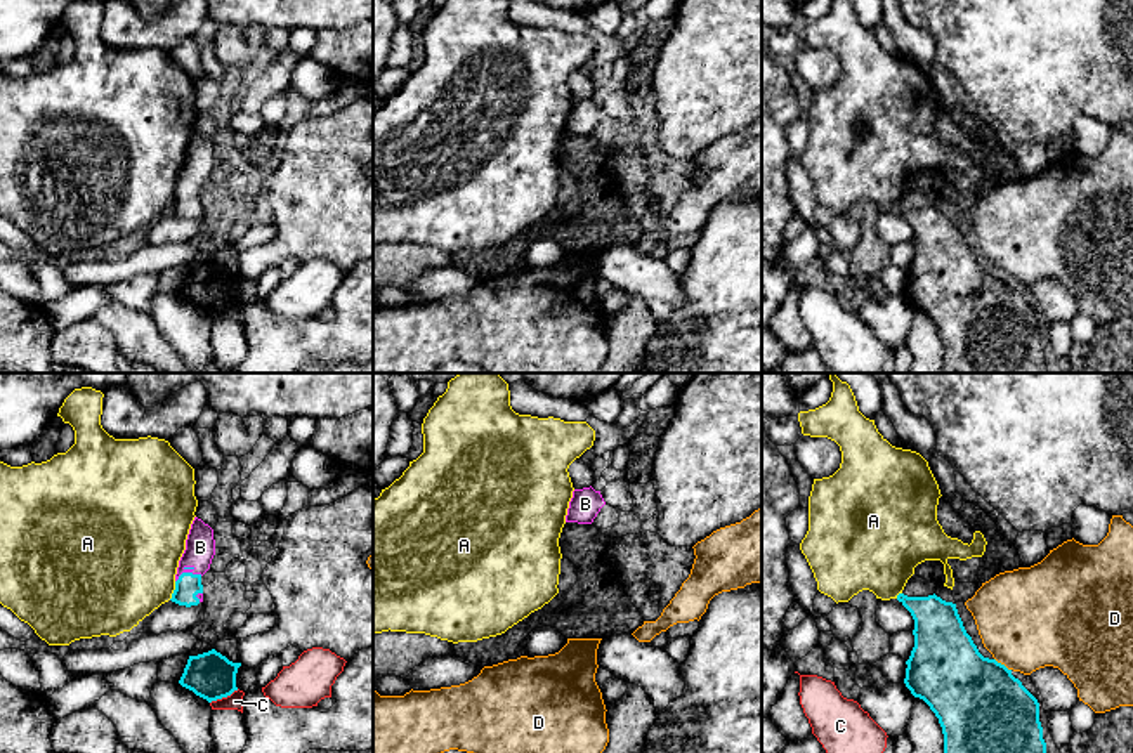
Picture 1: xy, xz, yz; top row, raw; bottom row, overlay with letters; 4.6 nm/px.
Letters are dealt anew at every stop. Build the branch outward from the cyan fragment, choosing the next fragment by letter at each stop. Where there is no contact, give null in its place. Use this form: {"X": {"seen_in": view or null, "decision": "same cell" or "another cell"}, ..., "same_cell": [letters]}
{"A": {"seen_in": "xy", "decision": "another cell"}, "B": {"seen_in": "xy", "decision": "same cell"}, "C": {"seen_in": "xy", "decision": "another cell"}, "D": {"seen_in": "yz", "decision": "another cell"}, "same_cell": ["B"]}

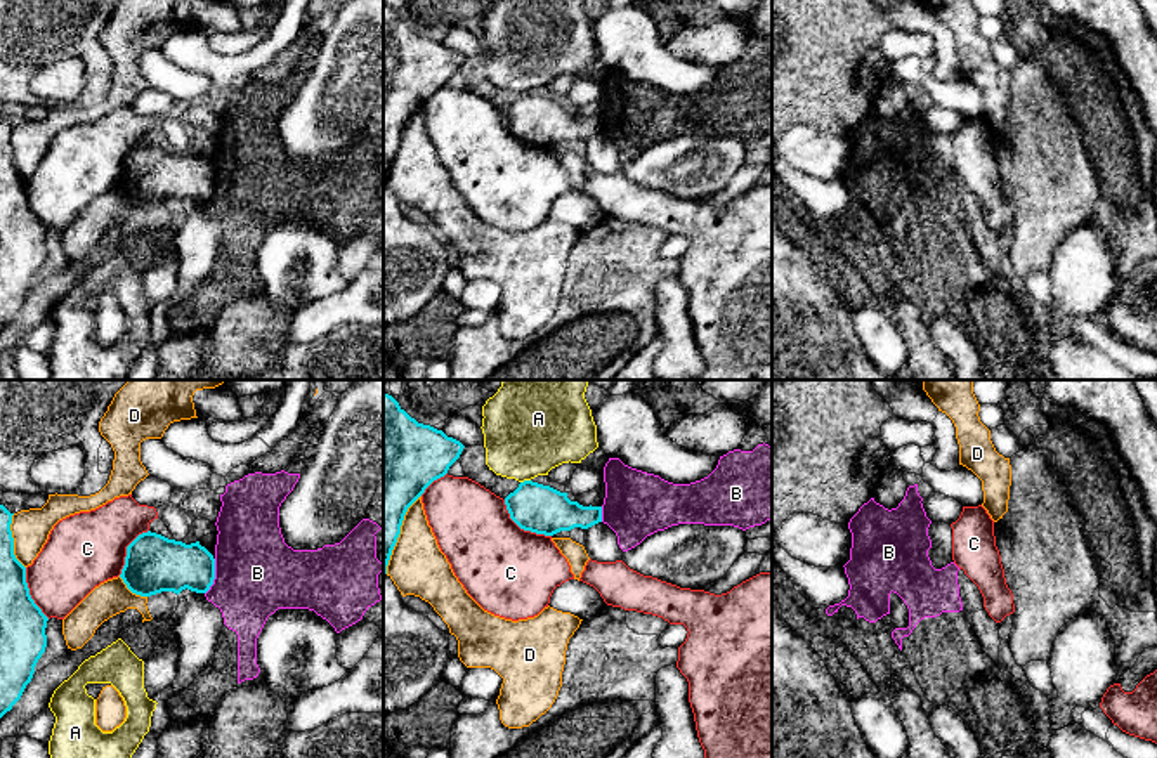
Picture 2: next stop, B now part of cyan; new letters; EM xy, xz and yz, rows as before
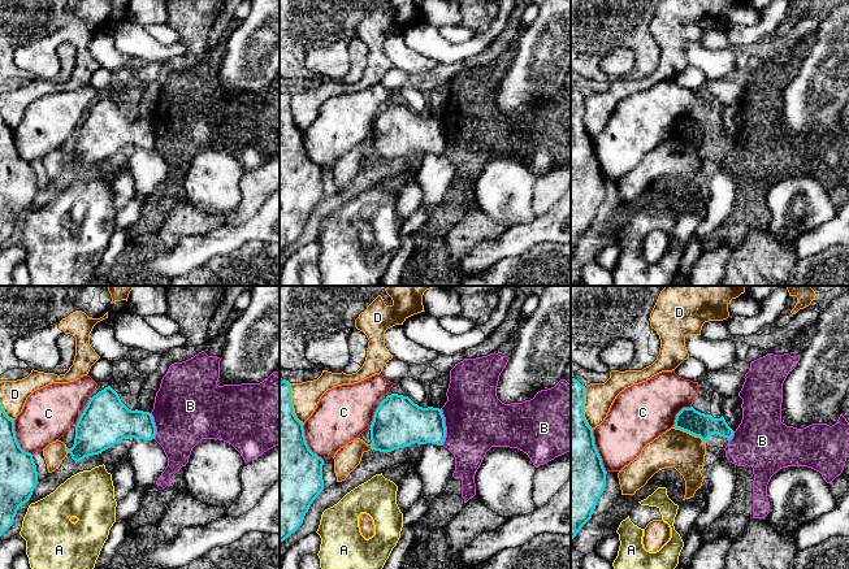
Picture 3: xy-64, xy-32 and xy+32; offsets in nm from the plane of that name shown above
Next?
{"A": {"seen_in": "xz", "decision": "another cell"}, "B": {"seen_in": "xy", "decision": "another cell"}, "C": {"seen_in": "xz", "decision": "another cell"}, "D": {"seen_in": "xy", "decision": "another cell"}, "same_cell": []}

